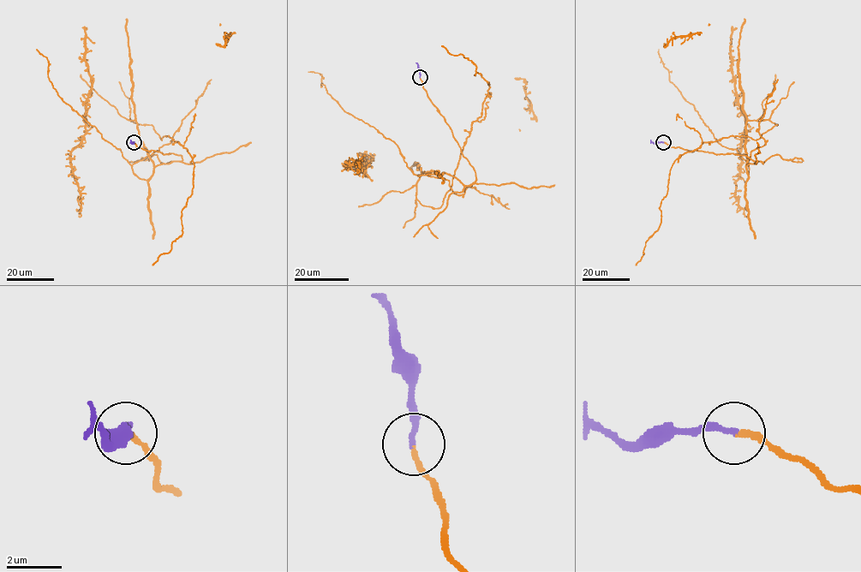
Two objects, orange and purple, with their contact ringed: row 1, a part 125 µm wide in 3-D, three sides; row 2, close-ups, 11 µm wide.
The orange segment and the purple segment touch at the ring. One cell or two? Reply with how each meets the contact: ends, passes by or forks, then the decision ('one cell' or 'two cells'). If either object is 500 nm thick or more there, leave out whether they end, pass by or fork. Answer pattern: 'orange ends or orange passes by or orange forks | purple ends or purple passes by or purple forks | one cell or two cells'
orange ends | purple ends | one cell

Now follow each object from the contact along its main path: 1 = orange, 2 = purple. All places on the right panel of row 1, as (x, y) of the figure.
1: (664, 142), (757, 161), (746, 166), (746, 122), (777, 124), (678, 157), (660, 227), (636, 265)
2: (663, 142), (654, 143), (650, 140)

